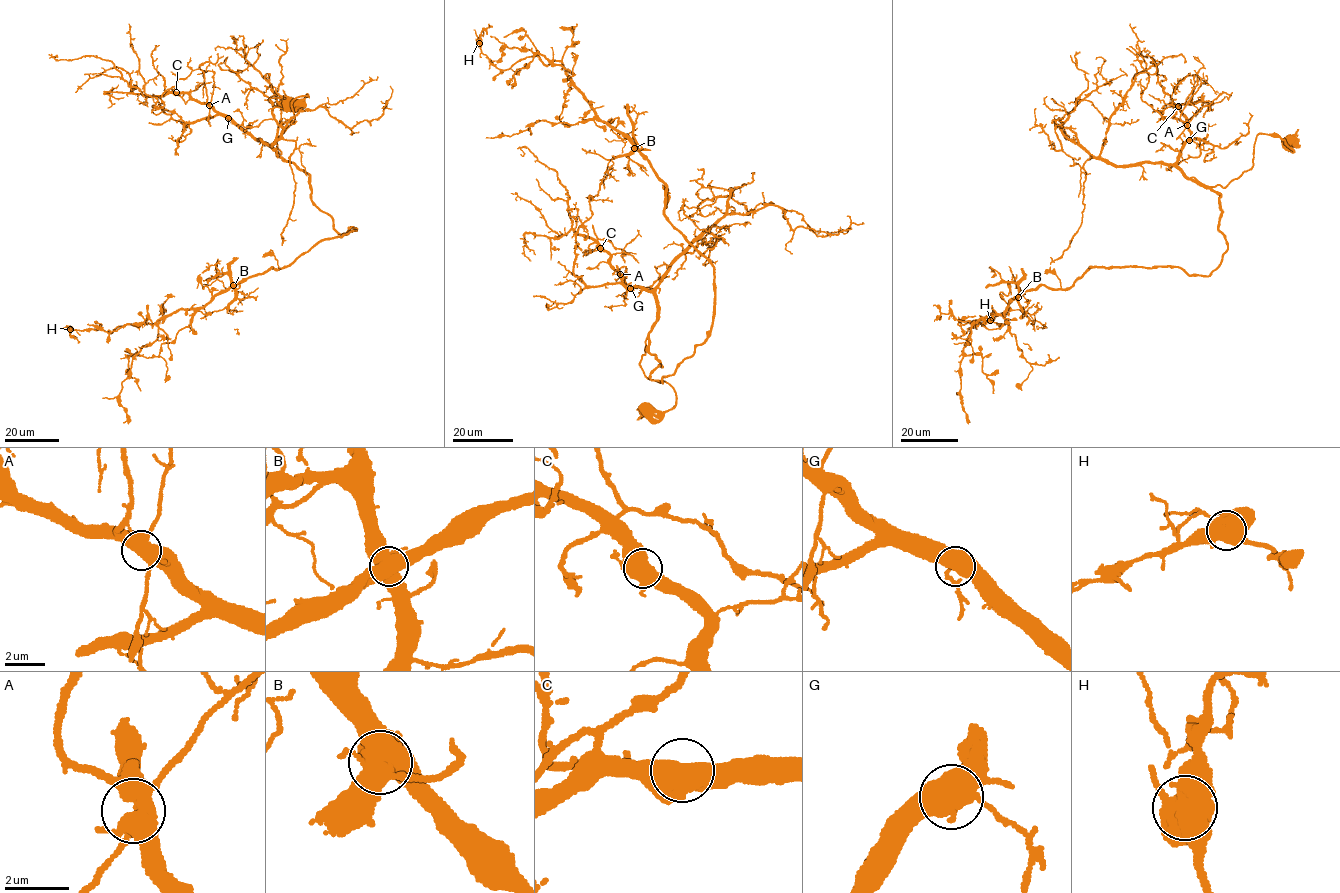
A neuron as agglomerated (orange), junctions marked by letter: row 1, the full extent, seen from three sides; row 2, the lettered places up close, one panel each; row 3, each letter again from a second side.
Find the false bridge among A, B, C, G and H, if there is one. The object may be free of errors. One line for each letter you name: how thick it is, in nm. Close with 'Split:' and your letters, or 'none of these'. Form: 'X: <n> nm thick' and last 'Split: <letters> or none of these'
B: 650 nm thick
Split: B

